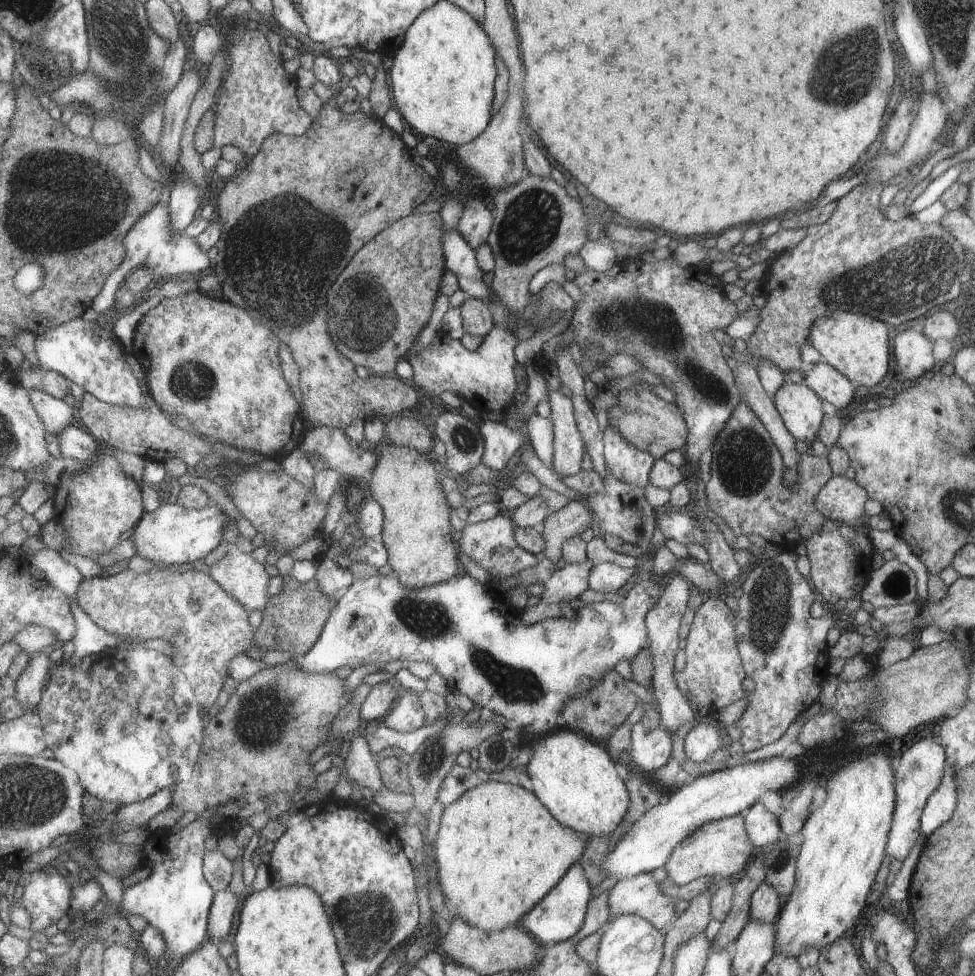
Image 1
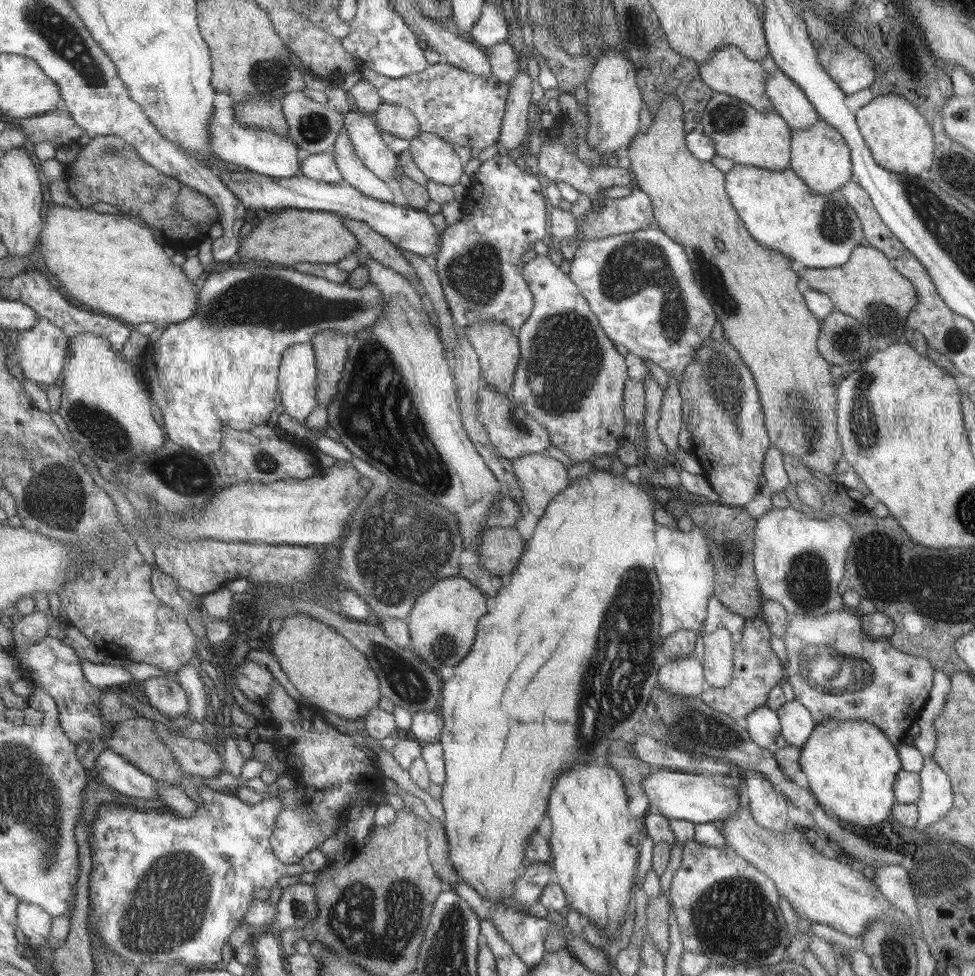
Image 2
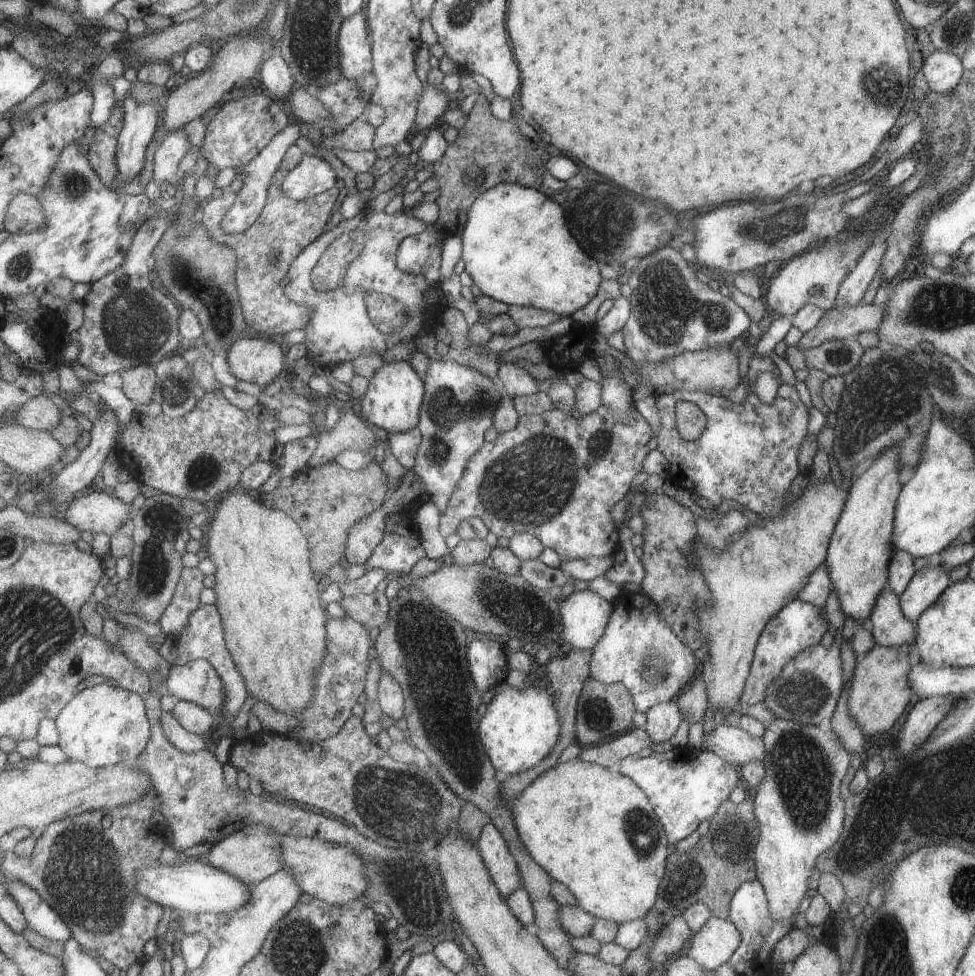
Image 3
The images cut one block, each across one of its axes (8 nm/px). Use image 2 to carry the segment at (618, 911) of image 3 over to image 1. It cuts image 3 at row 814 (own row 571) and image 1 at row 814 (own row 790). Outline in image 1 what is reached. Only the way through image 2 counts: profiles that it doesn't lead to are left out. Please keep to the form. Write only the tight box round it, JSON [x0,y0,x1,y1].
[435,782,591,932]

